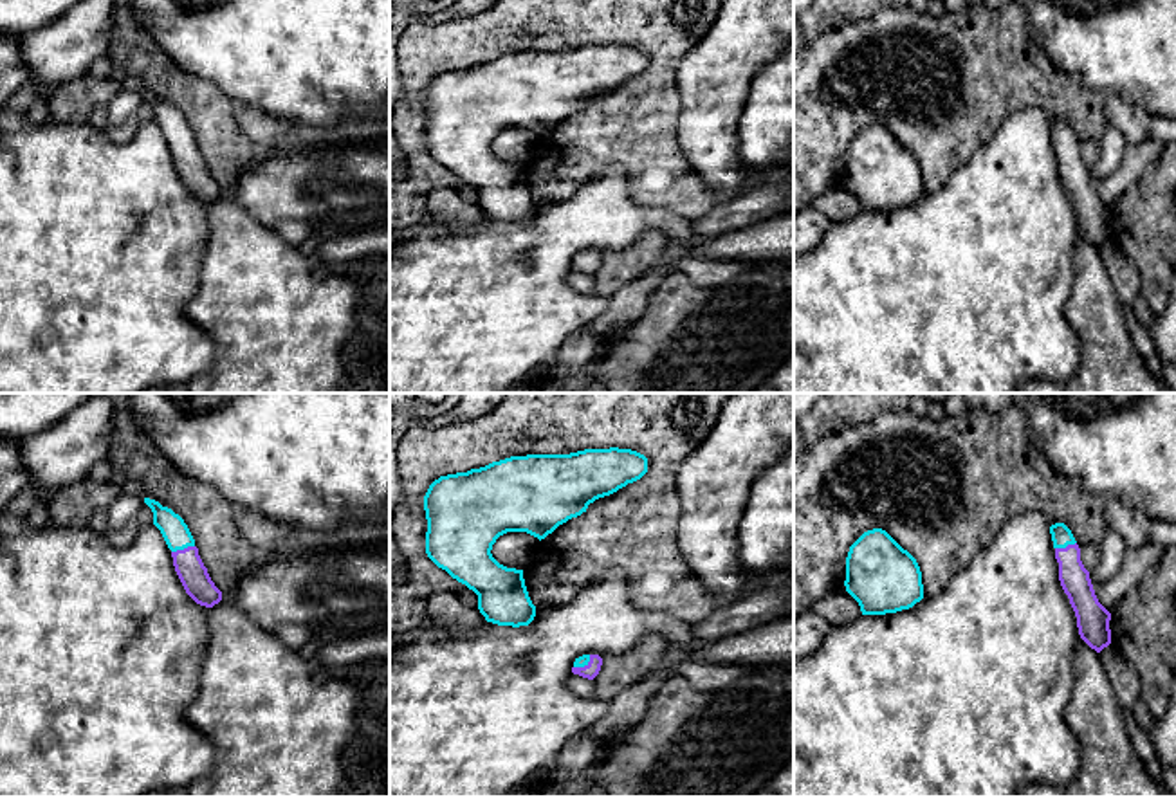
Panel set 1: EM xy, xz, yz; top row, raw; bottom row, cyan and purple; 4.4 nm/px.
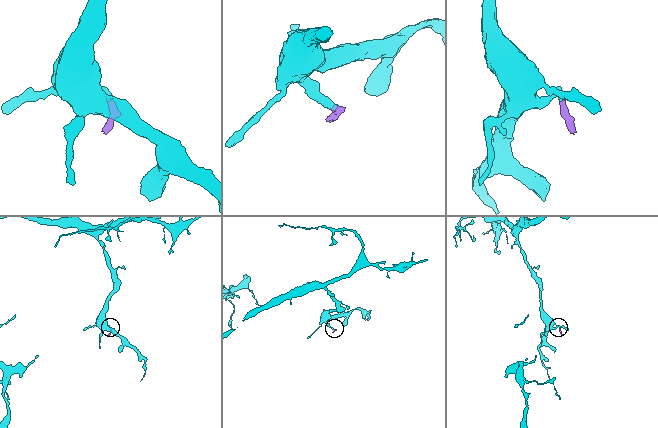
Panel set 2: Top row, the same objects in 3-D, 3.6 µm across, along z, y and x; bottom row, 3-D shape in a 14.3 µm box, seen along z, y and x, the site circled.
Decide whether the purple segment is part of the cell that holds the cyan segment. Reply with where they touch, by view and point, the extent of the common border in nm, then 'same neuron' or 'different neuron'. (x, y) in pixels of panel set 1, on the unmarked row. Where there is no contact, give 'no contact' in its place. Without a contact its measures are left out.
xy (183, 145) | 110 nm | same neuron

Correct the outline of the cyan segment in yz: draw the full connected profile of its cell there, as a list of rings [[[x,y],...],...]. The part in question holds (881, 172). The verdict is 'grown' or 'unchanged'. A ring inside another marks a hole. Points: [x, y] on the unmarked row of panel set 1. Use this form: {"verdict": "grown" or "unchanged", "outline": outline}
{"verdict": "unchanged", "outline": [[[882,124],[864,128],[850,142],[844,182],[862,211],[896,209],[923,195],[916,155]]]}

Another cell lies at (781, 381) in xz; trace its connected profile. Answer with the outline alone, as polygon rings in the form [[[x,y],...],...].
[[[794,353],[754,393],[794,393]]]

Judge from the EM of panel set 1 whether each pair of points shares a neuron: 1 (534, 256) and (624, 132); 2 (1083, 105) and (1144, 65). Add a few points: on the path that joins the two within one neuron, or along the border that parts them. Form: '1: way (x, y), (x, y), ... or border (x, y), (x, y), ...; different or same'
1: border (628, 172), (603, 168), (569, 197), (554, 202); different
2: border (1065, 73), (1074, 73), (1088, 87), (1104, 92); different

